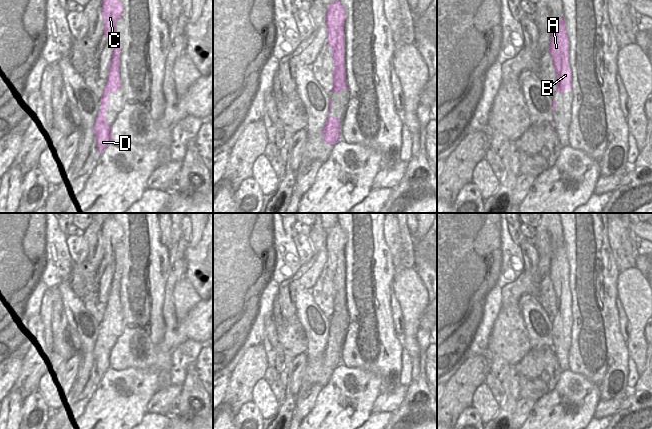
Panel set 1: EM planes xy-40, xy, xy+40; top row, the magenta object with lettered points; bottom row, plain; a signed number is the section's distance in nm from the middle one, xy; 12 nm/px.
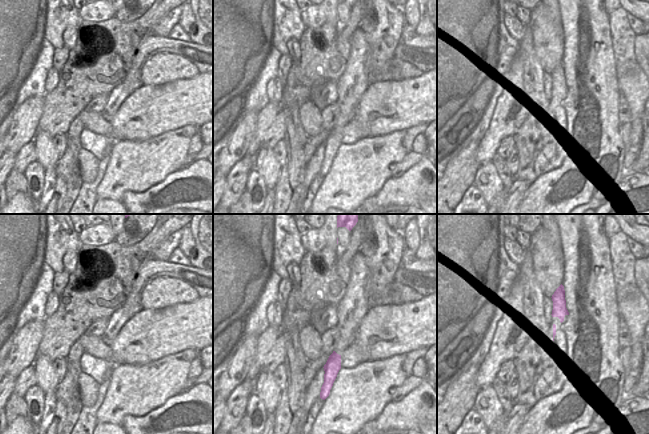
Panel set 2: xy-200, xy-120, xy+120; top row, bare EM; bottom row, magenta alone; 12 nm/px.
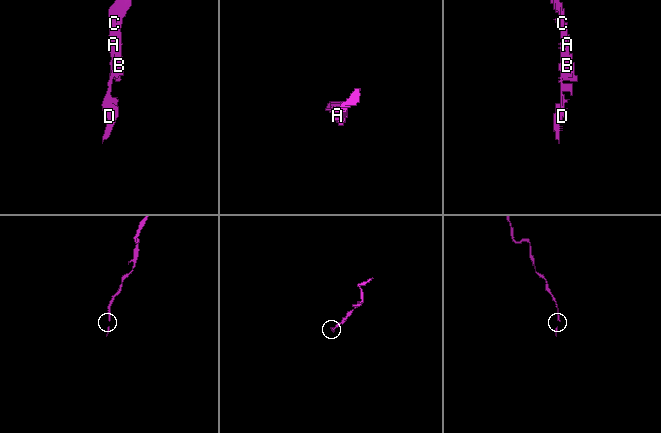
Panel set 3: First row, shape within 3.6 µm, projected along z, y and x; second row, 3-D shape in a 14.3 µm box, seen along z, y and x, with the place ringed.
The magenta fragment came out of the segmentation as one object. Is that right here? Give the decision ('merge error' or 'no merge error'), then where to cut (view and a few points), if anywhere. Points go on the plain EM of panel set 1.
no merge error; cut none

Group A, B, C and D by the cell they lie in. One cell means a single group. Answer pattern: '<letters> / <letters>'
A B C D

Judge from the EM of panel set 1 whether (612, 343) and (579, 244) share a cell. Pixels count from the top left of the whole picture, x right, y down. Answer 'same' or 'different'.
same

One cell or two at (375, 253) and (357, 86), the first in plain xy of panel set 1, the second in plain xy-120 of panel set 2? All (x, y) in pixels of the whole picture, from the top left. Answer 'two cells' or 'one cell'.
one cell

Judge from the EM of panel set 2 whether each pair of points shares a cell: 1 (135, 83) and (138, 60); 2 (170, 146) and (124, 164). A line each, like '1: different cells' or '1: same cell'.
1: same cell
2: same cell

